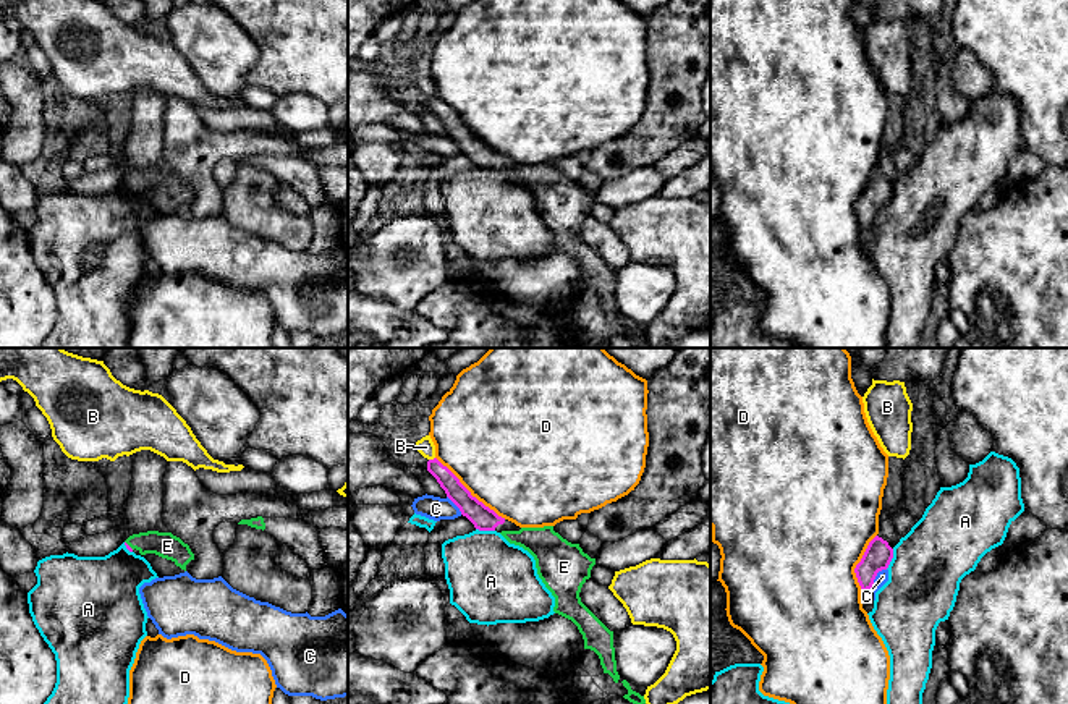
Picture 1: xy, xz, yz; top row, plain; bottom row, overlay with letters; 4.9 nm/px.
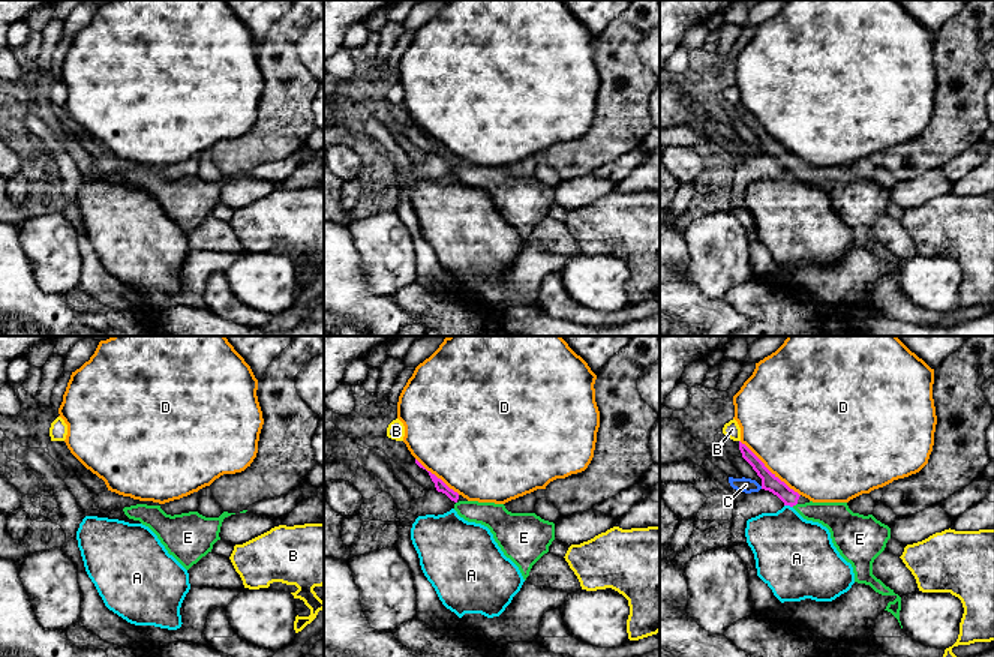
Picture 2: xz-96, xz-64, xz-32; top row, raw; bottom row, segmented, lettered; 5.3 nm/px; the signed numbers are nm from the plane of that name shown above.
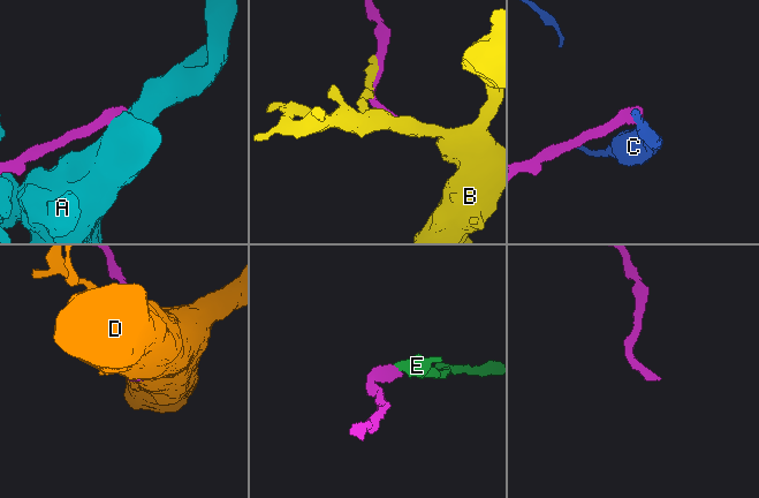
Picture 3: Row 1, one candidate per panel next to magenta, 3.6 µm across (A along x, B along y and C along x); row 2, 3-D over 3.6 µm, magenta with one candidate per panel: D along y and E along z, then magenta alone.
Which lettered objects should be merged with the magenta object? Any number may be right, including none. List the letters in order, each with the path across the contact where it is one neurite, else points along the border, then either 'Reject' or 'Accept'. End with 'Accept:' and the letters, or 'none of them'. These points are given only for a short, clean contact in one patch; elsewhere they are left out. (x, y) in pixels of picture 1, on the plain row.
A: Boundary: yz (894, 186), (894, 195), (885, 206). Reject
B: Reject
C: Boundary: yz (885, 206), (877, 211), (871, 225). Reject
D: Reject
E: Path across: xy (128, 185), (128, 183), (167, 183). Accept
Accept: E

